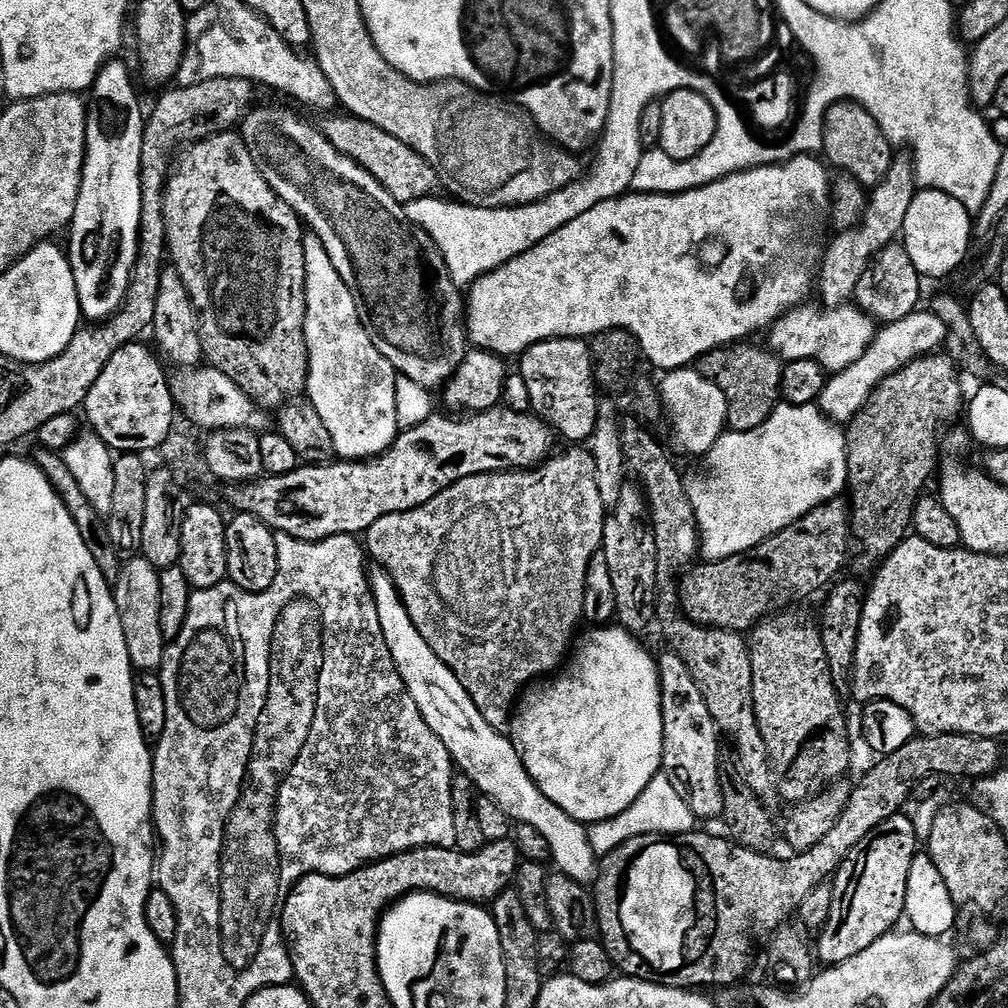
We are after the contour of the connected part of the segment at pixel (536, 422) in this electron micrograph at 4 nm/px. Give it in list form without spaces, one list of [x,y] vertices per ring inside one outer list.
[[[497,406],[485,412],[464,414],[459,418],[452,414],[433,414],[426,422],[403,429],[381,456],[373,456],[371,460],[312,464],[309,468],[297,466],[290,474],[265,475],[247,486],[233,487],[232,504],[237,513],[248,512],[257,516],[273,532],[293,536],[296,540],[311,542],[325,540],[331,536],[367,533],[368,528],[378,522],[378,518],[386,518],[386,514],[414,510],[442,494],[442,490],[454,486],[454,482],[462,482],[462,478],[487,472],[515,472],[535,468],[549,459],[554,452],[553,429],[535,414],[529,414],[527,411],[515,412],[512,408],[504,407]]]

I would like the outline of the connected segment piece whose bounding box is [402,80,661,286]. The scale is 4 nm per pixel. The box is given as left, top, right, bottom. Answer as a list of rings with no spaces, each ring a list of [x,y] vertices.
[[[652,80],[646,81],[644,89],[636,93],[628,92],[623,82],[617,83],[612,90],[608,121],[598,140],[600,153],[596,156],[592,173],[589,176],[587,173],[560,192],[550,194],[547,200],[518,208],[475,208],[451,199],[436,200],[435,195],[430,195],[403,205],[403,215],[409,225],[417,229],[420,227],[436,243],[435,251],[442,257],[443,267],[453,282],[457,286],[470,286],[479,276],[498,270],[502,265],[526,254],[550,238],[550,234],[574,222],[574,218],[582,218],[586,210],[594,210],[594,206],[623,196],[631,189],[638,162],[642,162],[646,151],[644,136],[640,133],[644,107],[656,95],[659,97],[659,92],[659,86]]]

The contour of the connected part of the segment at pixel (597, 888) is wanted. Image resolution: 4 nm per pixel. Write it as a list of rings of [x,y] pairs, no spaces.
[[[653,835],[651,839],[641,839],[632,847],[627,844],[618,846],[603,861],[594,885],[596,914],[599,919],[598,932],[602,937],[602,943],[608,948],[609,954],[617,965],[637,964],[640,967],[639,979],[653,982],[659,981],[660,972],[652,968],[650,966],[652,960],[648,960],[648,956],[641,954],[636,949],[636,944],[632,944],[632,932],[628,932],[628,927],[624,924],[624,907],[626,907],[628,884],[632,881],[632,868],[636,865],[636,860],[640,860],[643,852],[649,852],[650,848],[656,848],[659,844],[676,844],[675,835]]]

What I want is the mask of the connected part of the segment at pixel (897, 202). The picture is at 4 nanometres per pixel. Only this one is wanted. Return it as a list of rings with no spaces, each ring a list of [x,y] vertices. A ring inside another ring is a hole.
[[[897,155],[886,179],[873,189],[865,217],[859,227],[837,233],[825,249],[821,264],[821,303],[827,308],[845,307],[856,295],[857,288],[865,281],[874,259],[889,245],[893,245],[903,233],[906,213],[918,188],[915,165],[909,155]]]

